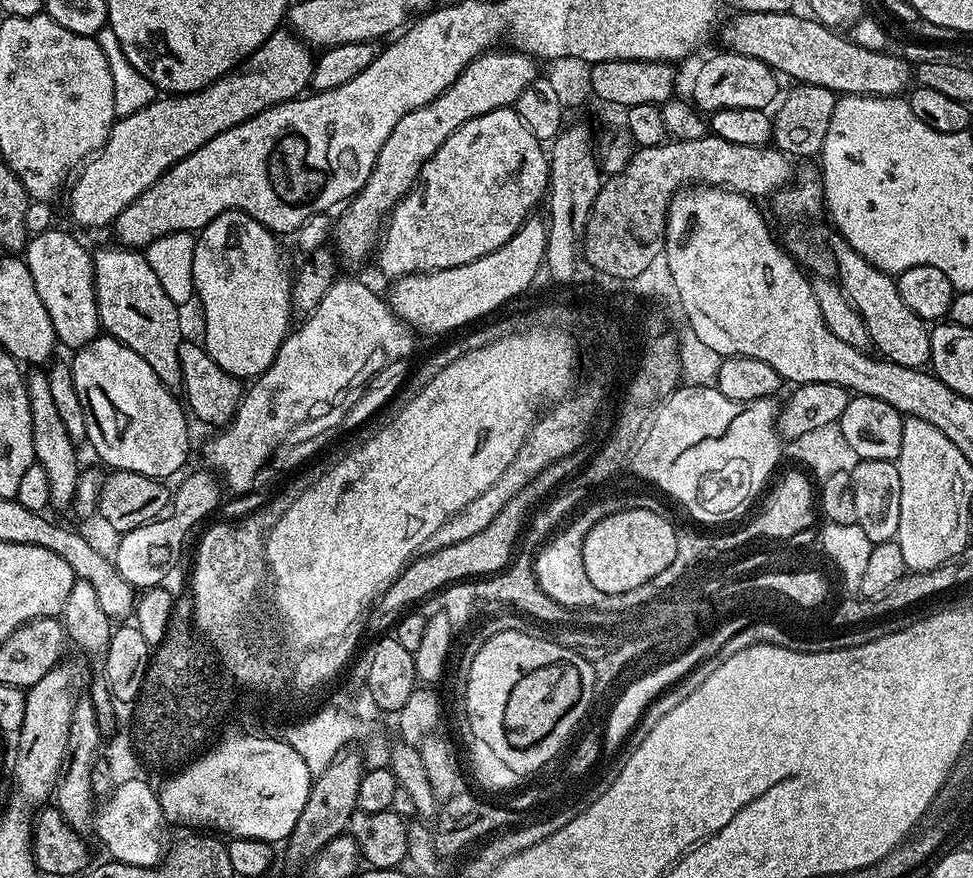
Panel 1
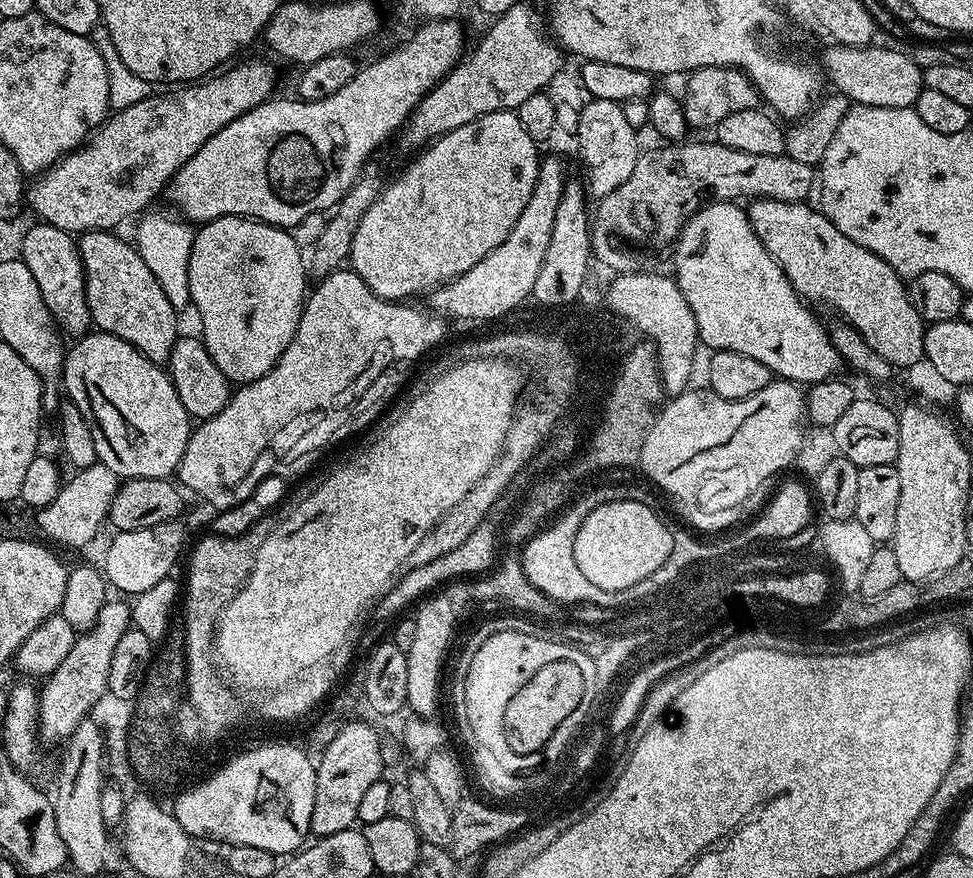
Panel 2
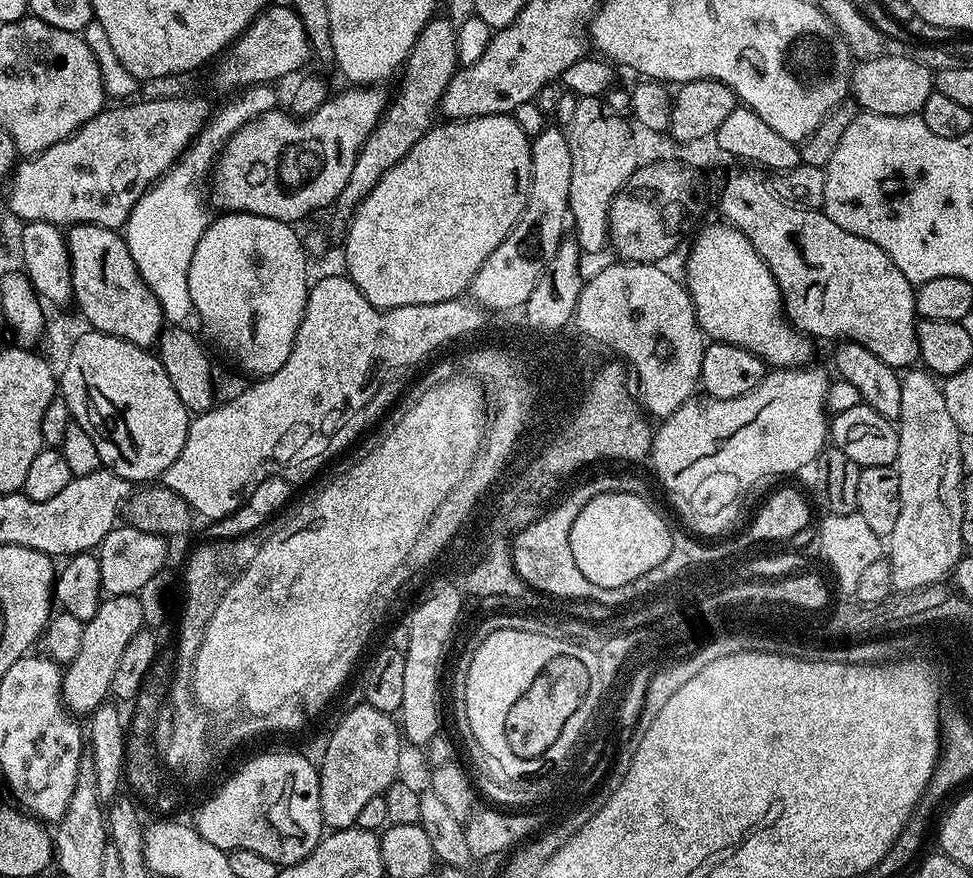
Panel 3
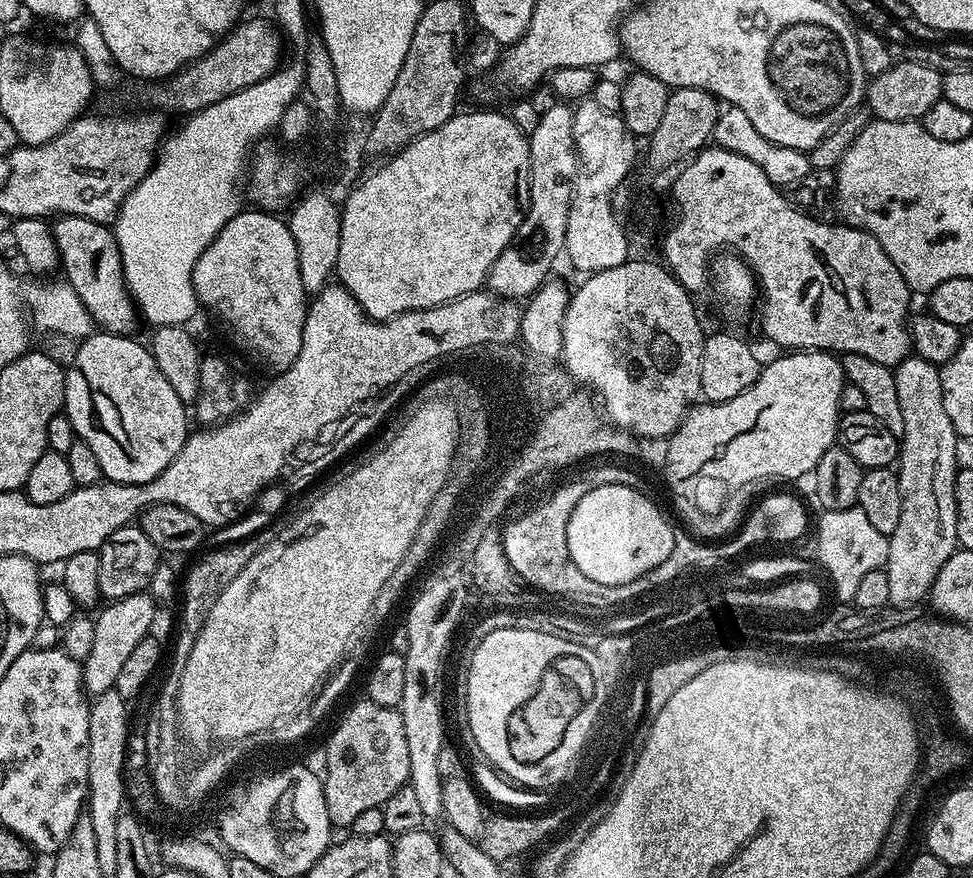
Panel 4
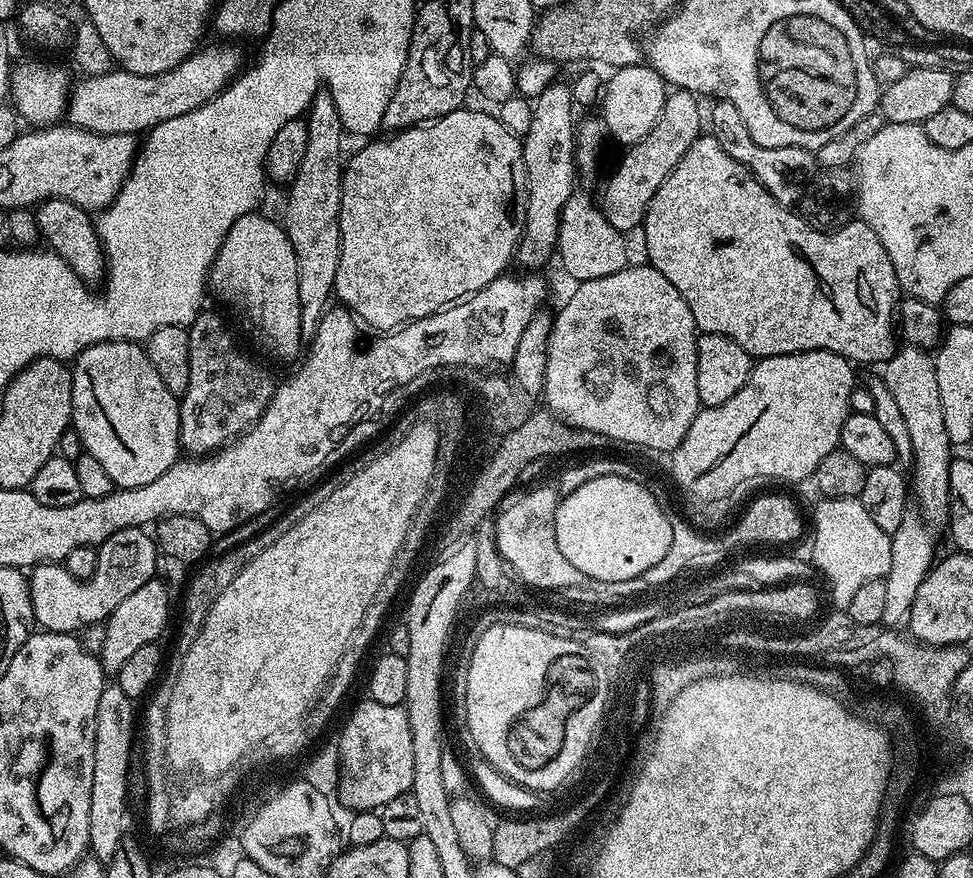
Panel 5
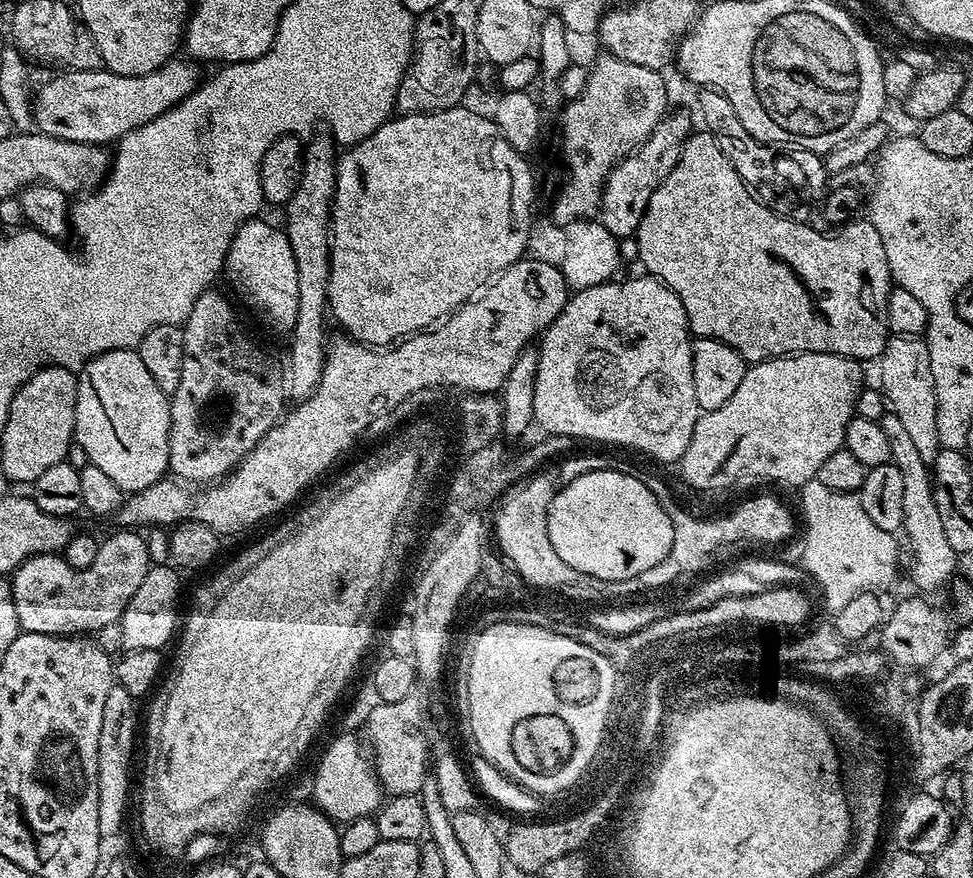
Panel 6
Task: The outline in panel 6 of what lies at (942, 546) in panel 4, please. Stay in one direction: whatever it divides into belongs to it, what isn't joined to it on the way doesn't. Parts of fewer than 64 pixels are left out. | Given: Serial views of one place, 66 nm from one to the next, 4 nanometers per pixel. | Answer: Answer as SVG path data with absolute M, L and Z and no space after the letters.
M889 335L888 345L878 357L880 381L878 387L884 393L887 407L904 423L914 447L922 458L935 461L941 446L938 442L938 398L934 394L934 374L930 374L928 345L920 336Z

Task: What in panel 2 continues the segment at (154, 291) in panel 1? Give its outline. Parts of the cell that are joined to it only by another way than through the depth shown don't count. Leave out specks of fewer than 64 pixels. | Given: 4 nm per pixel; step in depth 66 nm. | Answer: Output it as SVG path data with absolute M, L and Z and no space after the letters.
M112 230L85 232L78 240L86 282L86 302L90 306L92 323L99 331L114 334L122 338L122 342L130 342L130 346L134 346L134 350L150 358L150 362L161 366L167 365L170 350L178 335L176 329L178 309L172 305L170 298L166 298L166 290L162 290L158 278L154 278L154 274L150 271L150 266L146 266L135 243L128 241L127 244L122 237L116 235L120 234Z

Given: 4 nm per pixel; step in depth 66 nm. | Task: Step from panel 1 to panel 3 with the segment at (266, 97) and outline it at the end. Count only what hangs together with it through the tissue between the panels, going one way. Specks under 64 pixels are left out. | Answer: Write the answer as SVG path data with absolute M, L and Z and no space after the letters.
M168 96L165 100L139 100L105 107L104 111L90 118L90 122L86 122L62 142L42 150L34 157L21 159L7 181L7 210L23 222L41 220L57 226L97 224L117 230L123 229L138 198L142 198L142 194L160 177L165 176L172 165L187 152L192 141L208 125L214 112L213 105L208 105L200 96Z

